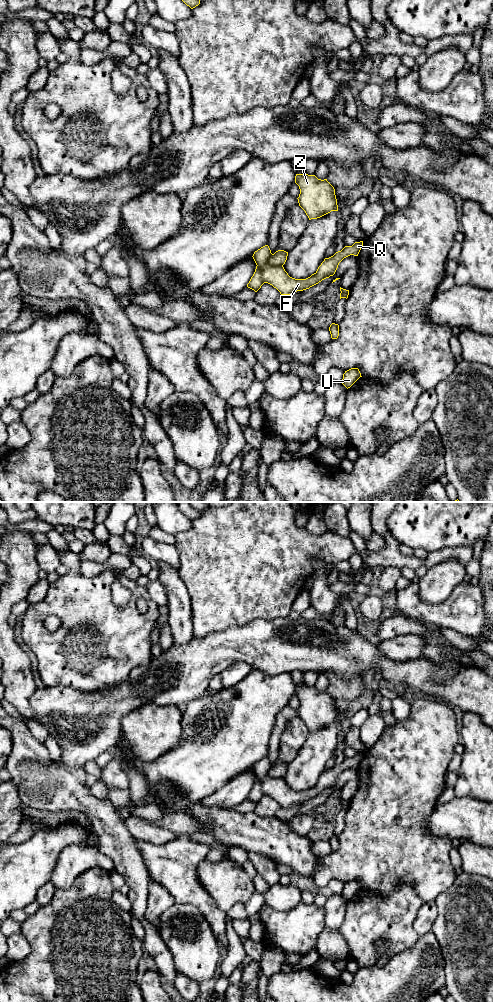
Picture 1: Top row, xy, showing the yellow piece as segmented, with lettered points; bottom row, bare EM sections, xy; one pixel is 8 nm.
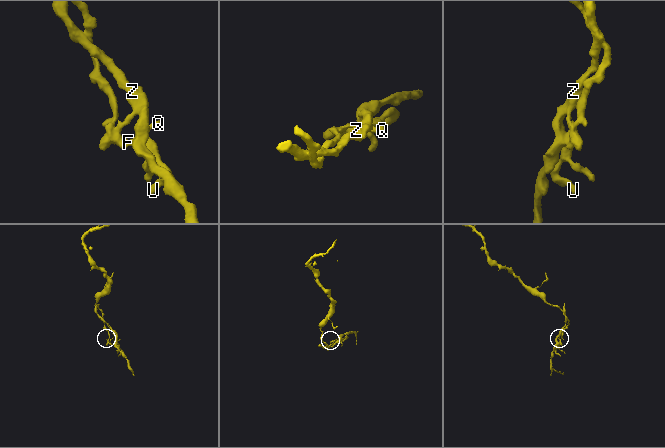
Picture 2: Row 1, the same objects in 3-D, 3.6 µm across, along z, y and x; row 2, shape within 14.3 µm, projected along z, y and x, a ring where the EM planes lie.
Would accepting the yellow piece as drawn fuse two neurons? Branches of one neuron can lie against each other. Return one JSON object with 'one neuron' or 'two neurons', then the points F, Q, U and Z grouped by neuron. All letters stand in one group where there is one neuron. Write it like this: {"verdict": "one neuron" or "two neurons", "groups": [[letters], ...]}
{"verdict": "two neurons", "groups": [["F", "Q", "U"], ["Z"]]}

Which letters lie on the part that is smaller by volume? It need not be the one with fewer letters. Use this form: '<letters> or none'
Z

